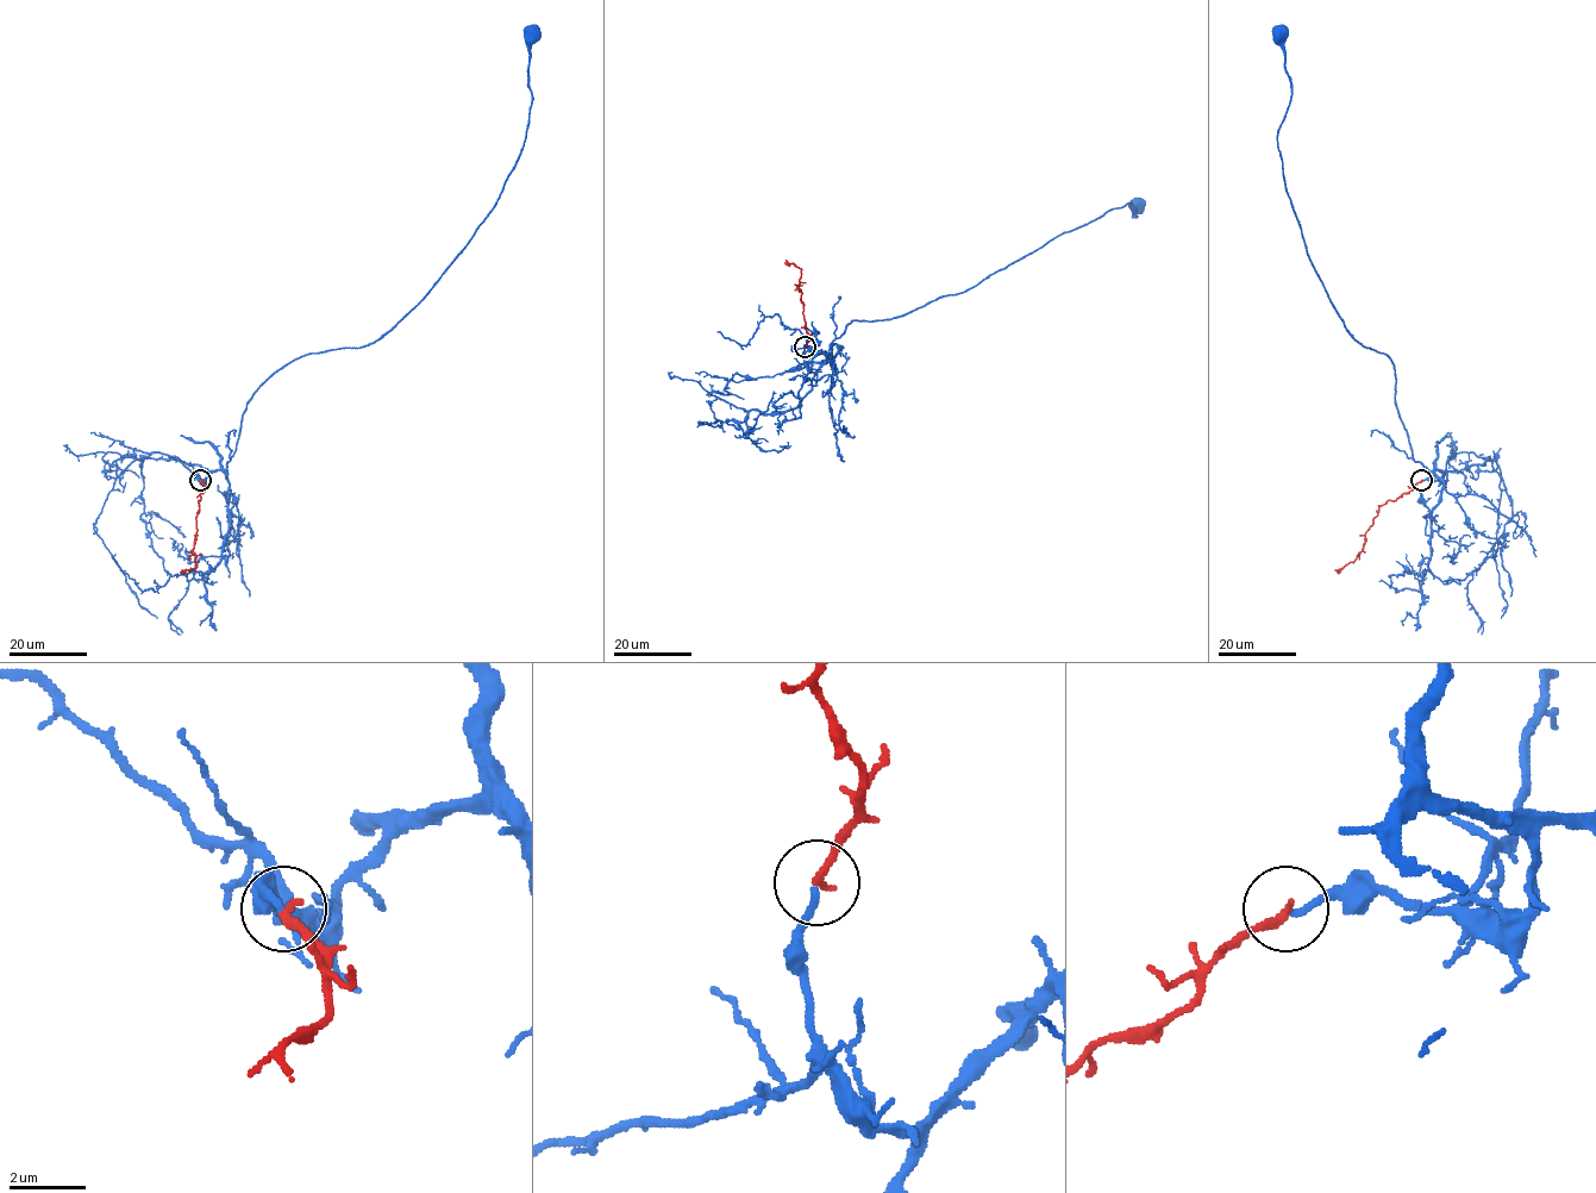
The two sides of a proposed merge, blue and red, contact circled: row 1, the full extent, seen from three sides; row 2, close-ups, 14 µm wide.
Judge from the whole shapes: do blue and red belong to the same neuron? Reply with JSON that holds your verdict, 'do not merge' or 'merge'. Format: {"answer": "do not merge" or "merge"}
{"answer": "merge"}

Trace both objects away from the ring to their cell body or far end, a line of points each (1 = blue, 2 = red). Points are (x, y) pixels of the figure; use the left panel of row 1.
1: (200, 480), (225, 472), (246, 401), (277, 370), (306, 354), (374, 343), (467, 244), (524, 143), (530, 33)
2: (200, 480), (204, 491), (195, 518), (196, 566), (181, 569)

